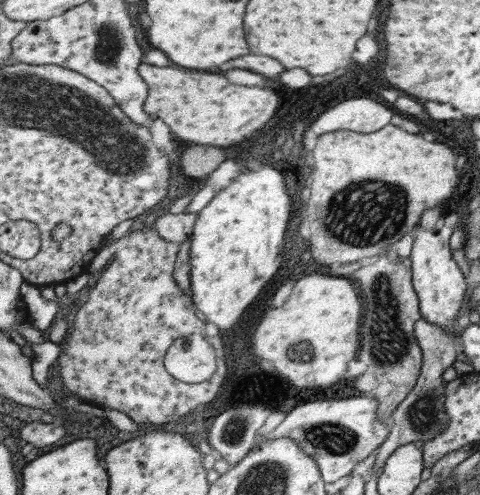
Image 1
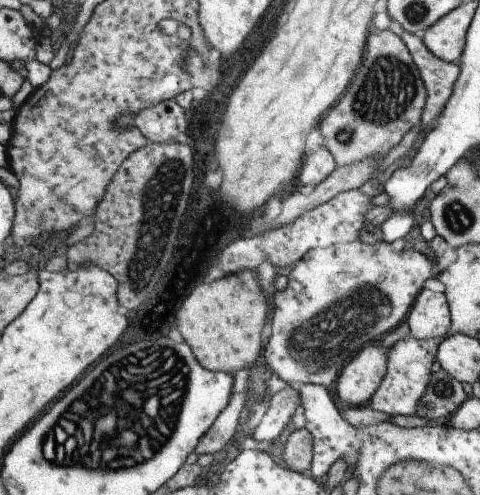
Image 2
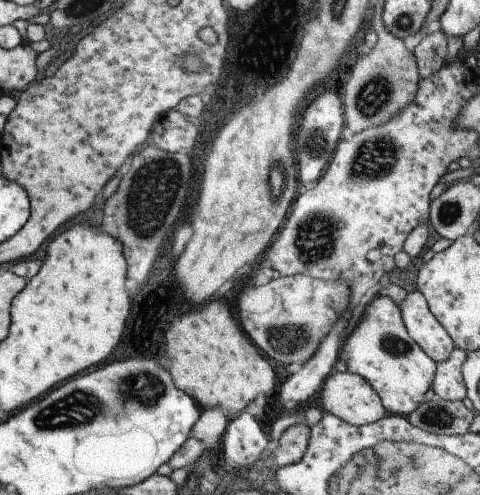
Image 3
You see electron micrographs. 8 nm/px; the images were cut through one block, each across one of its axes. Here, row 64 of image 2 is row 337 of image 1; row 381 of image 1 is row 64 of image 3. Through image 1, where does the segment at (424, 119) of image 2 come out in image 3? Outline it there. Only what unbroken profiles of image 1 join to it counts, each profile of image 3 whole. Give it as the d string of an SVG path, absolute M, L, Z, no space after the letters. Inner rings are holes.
M439 30L431 36L425 36L413 50L415 62L417 62L417 70L421 80L431 78L435 72L439 72L445 66L445 58L447 58L447 36Z

